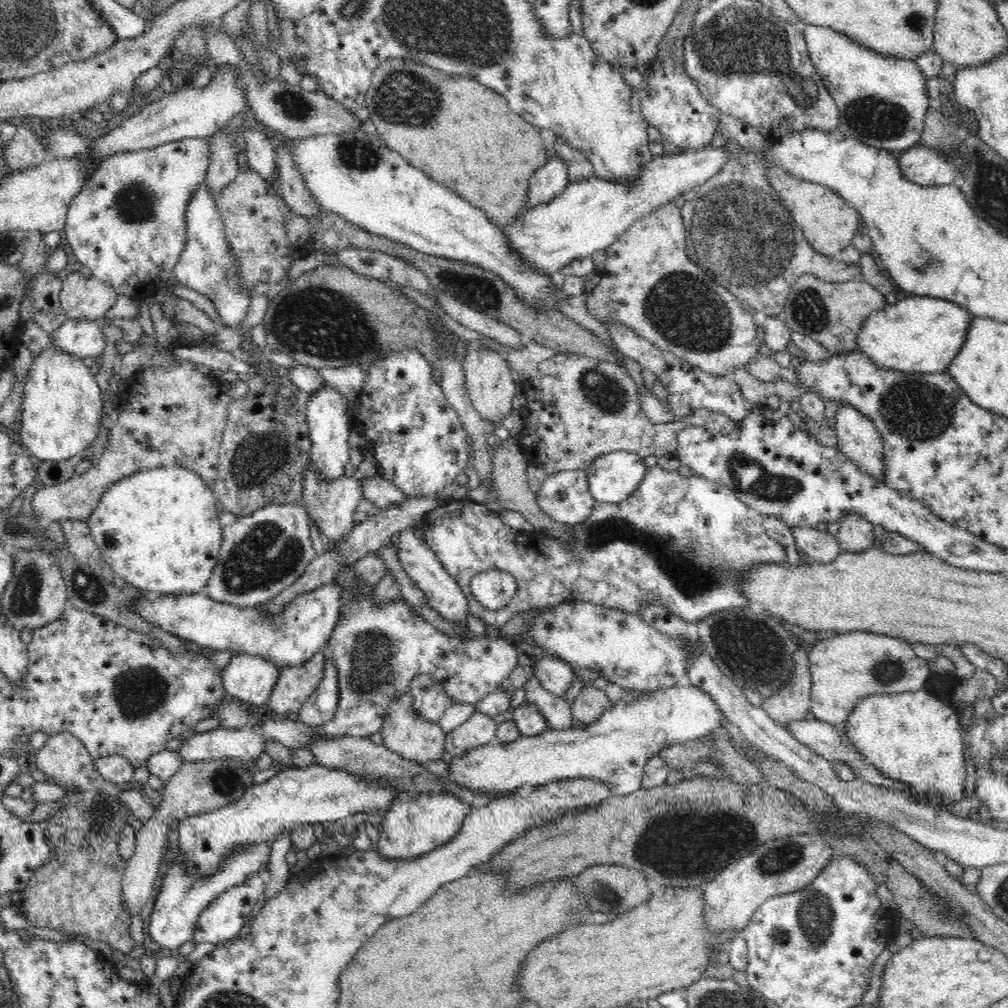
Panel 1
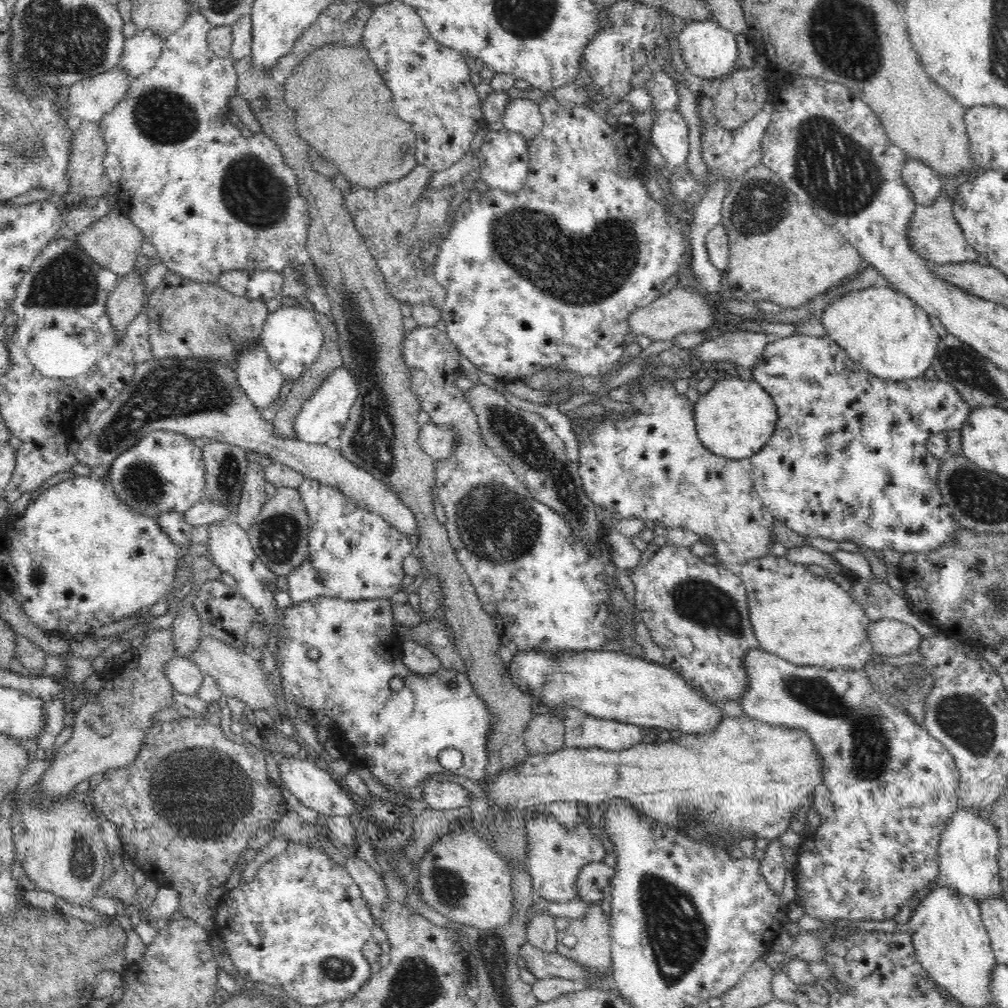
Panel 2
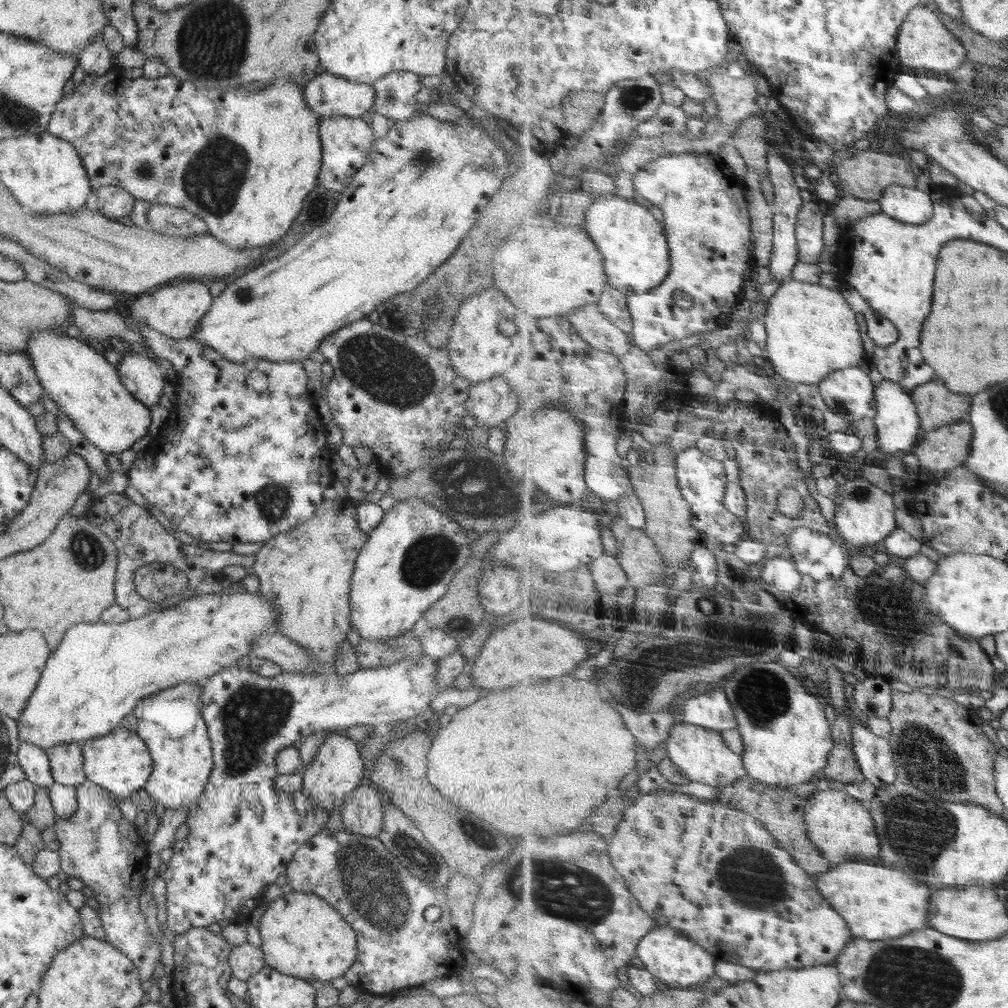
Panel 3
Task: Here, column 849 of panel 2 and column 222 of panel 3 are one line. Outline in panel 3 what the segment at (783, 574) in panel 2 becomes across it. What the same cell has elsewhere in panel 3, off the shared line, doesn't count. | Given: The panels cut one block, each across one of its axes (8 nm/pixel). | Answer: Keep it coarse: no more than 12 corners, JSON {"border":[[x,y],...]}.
{"border":[[245,589],[76,624],[16,721],[48,748],[234,667],[276,628]]}

